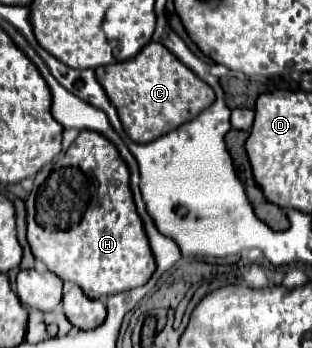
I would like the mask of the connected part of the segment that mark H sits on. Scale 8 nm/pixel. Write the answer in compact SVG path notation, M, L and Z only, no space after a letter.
M81 130L77 140L63 154L63 164L75 164L75 168L83 168L87 176L95 176L95 196L91 196L83 220L79 220L75 228L67 228L67 232L39 232L35 214L29 212L27 240L33 256L59 278L77 284L93 300L147 284L155 272L155 258L135 210L129 188L129 168L117 148L99 132Z

